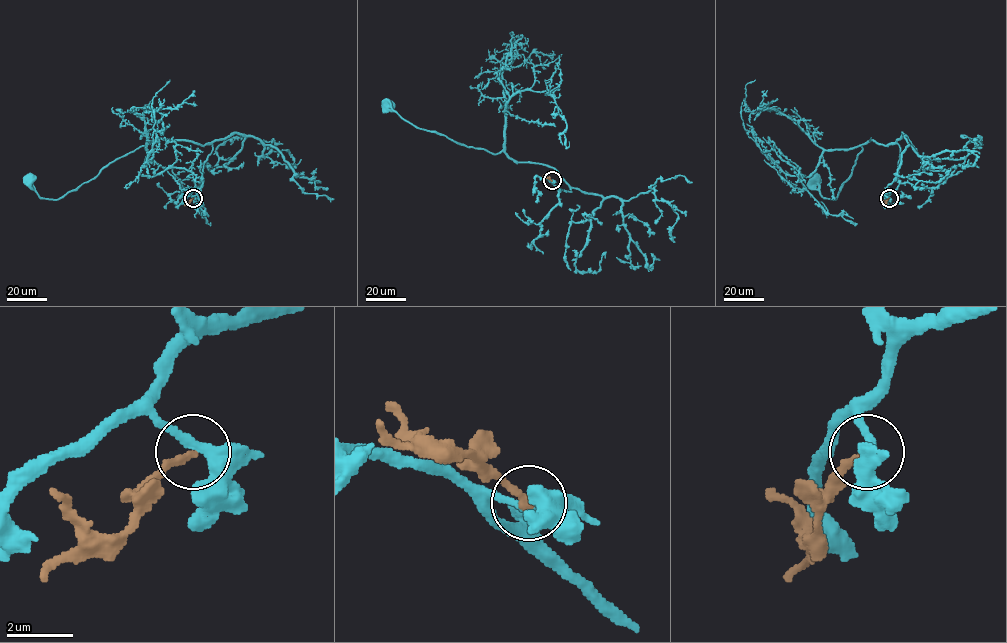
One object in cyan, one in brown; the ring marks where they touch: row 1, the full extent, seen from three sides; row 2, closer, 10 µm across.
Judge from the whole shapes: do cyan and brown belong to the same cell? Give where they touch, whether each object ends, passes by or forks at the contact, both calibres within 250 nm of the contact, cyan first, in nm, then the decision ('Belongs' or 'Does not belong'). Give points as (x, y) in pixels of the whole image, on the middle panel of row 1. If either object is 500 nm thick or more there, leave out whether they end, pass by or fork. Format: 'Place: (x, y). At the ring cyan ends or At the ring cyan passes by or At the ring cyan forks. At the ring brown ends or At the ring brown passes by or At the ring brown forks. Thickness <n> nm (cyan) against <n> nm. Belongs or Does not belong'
Place: (552, 180). At the ring cyan passes by. At the ring brown ends. Thickness 320 nm (cyan) against 240 nm. Does not belong

